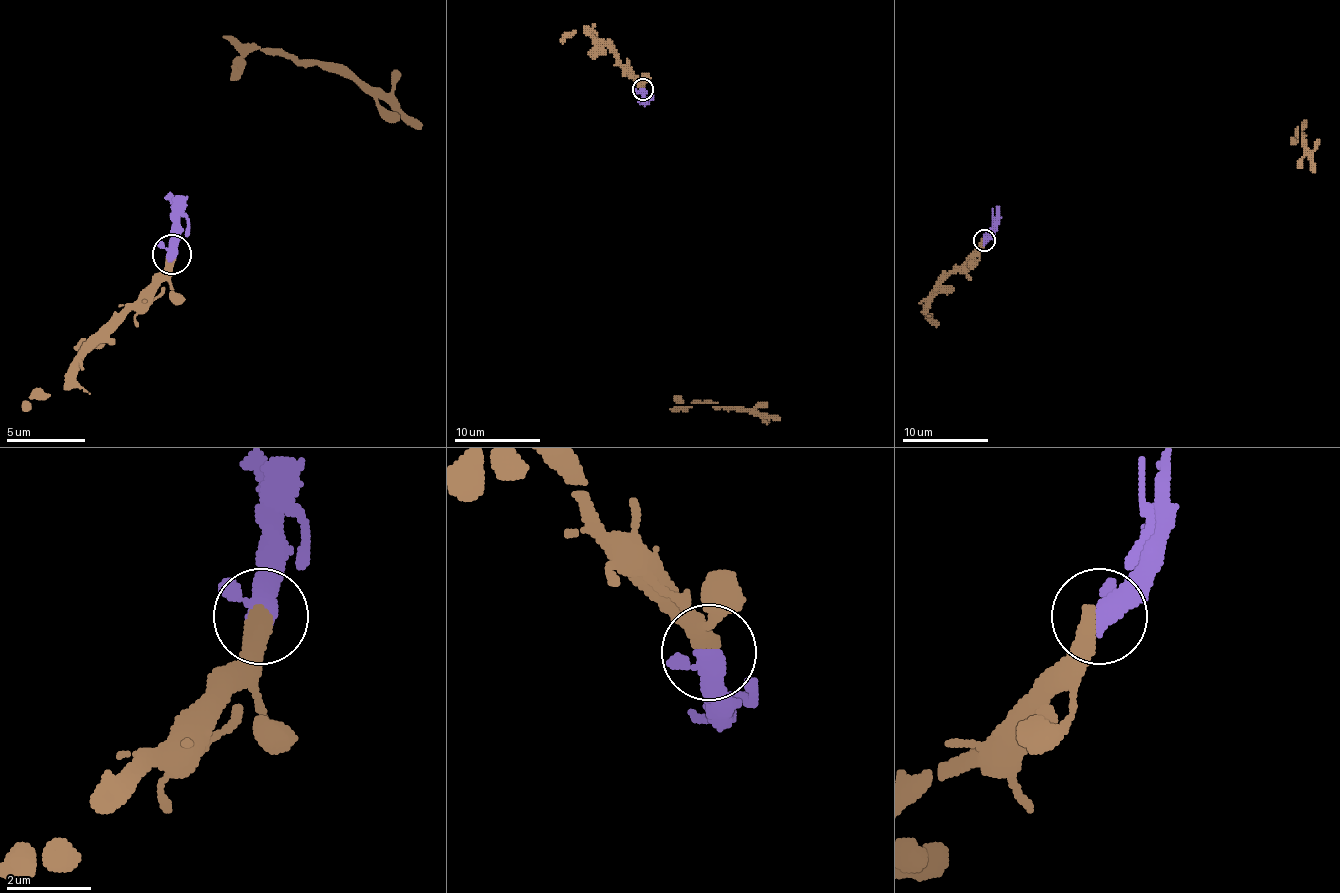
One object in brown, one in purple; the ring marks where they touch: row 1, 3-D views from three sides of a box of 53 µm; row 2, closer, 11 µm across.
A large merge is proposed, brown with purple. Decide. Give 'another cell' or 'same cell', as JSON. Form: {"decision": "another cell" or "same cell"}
{"decision": "same cell"}

